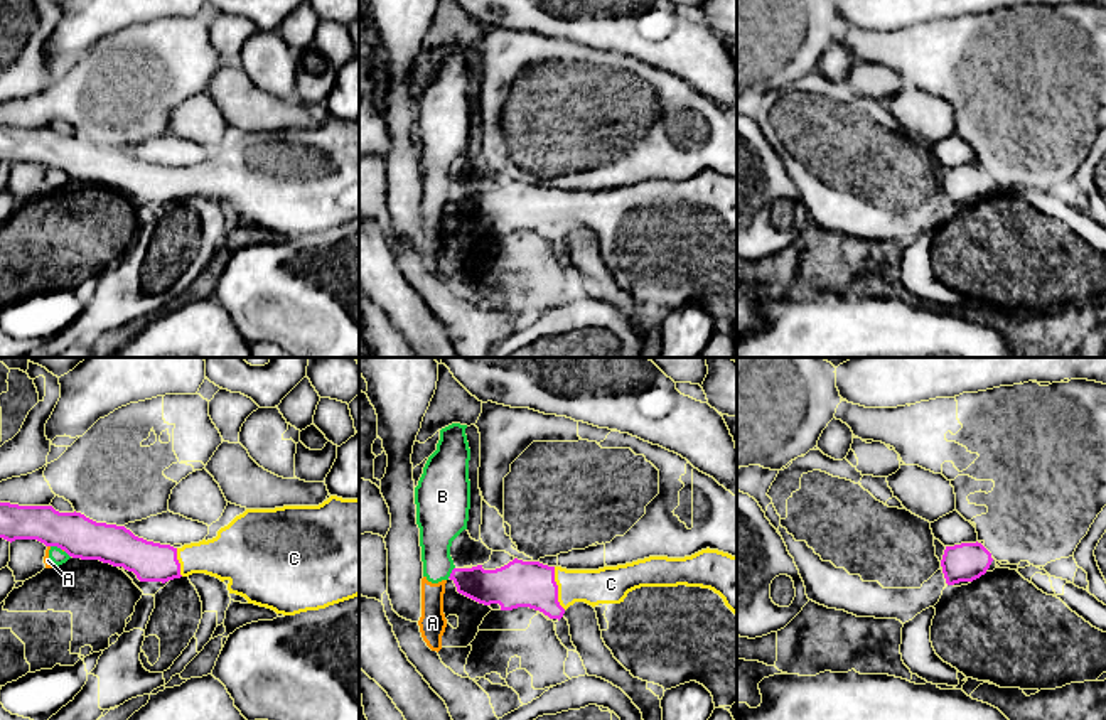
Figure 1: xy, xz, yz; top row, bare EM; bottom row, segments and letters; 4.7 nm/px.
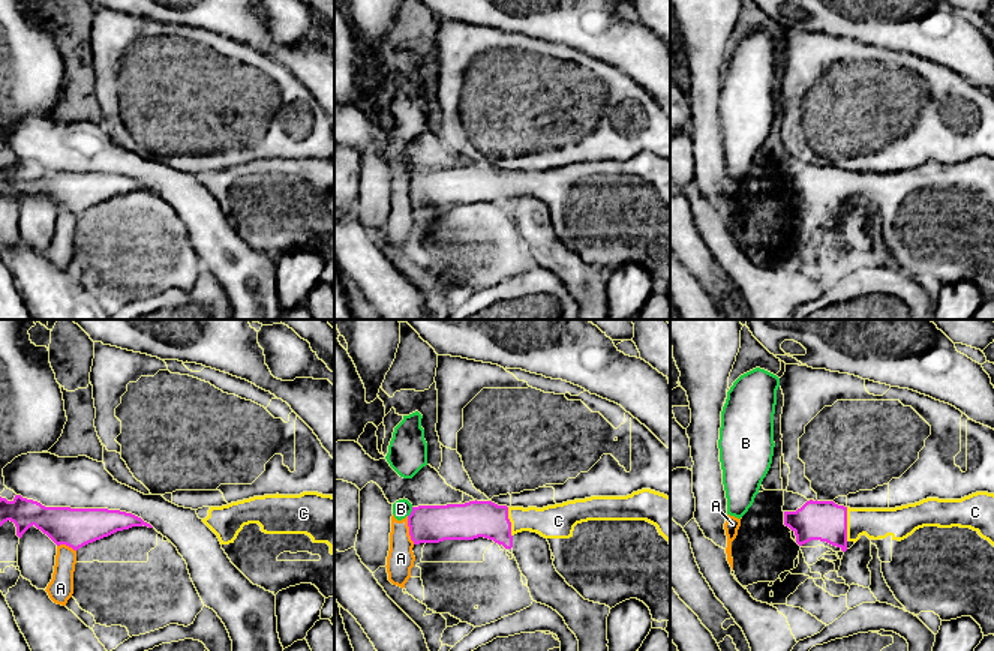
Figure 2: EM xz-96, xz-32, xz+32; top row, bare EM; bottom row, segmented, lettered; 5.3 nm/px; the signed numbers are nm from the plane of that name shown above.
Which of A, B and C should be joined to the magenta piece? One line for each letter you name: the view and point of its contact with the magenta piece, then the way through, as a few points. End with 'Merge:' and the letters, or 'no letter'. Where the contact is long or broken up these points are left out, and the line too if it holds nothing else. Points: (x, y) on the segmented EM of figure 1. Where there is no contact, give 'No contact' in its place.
C: Touches magenta at xz (557, 589)
Merge: C

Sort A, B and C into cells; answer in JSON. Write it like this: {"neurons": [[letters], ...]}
{"neurons": [["A", "B"], ["C"]]}

